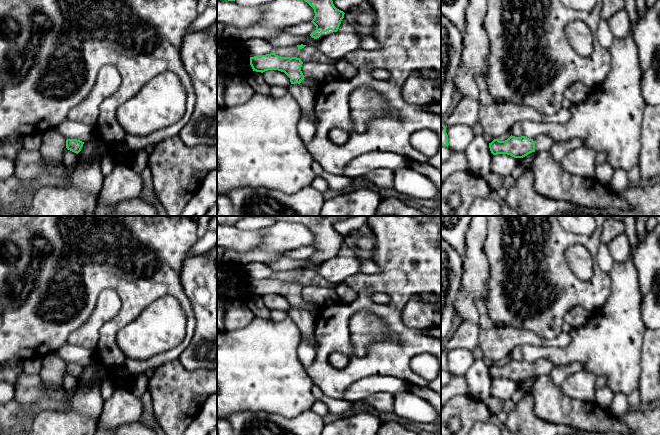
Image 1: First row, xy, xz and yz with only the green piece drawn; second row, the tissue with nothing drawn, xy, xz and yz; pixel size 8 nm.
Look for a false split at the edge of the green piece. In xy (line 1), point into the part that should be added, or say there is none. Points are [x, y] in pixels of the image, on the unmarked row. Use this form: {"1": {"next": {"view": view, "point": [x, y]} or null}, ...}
{"1": {"next": null}}

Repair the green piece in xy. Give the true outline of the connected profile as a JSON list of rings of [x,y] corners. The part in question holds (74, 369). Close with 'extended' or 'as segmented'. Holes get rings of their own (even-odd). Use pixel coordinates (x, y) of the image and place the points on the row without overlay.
[[[77,363],[66,364],[66,372],[76,378],[78,378],[81,375],[83,368],[84,366]]]; as segmented

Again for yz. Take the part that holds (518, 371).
[[[511,359],[505,365],[494,363],[489,367],[489,372],[493,379],[507,378],[514,382],[523,382],[535,375],[549,375],[554,367],[554,364],[548,359],[539,359],[534,363]]]; extended

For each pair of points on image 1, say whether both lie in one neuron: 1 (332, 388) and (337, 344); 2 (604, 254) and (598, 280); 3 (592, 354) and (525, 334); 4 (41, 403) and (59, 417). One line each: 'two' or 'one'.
1: one
2: two
3: two
4: two

